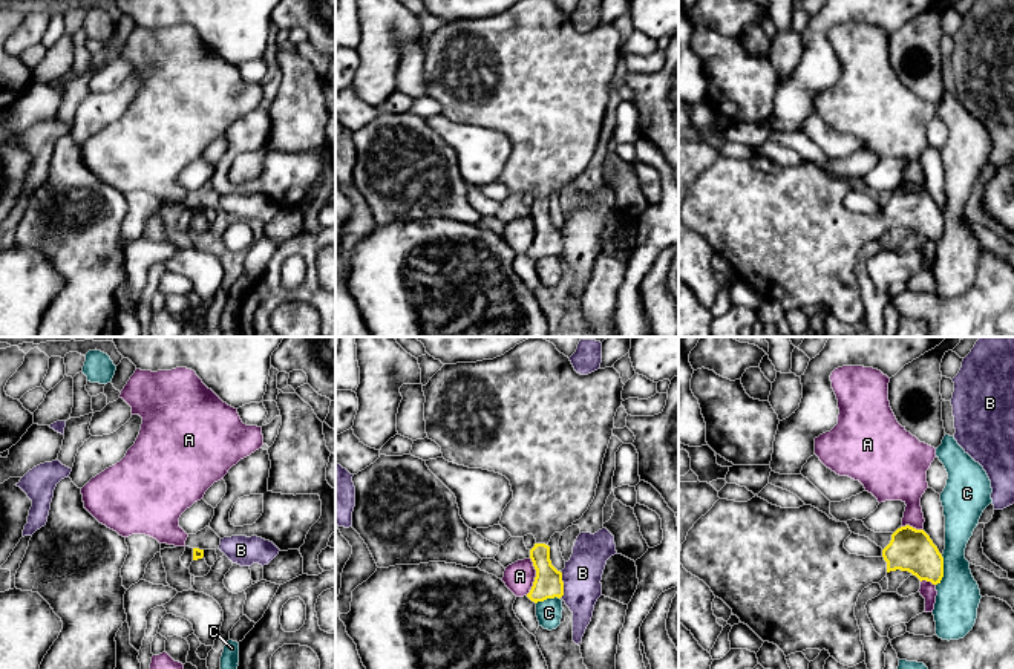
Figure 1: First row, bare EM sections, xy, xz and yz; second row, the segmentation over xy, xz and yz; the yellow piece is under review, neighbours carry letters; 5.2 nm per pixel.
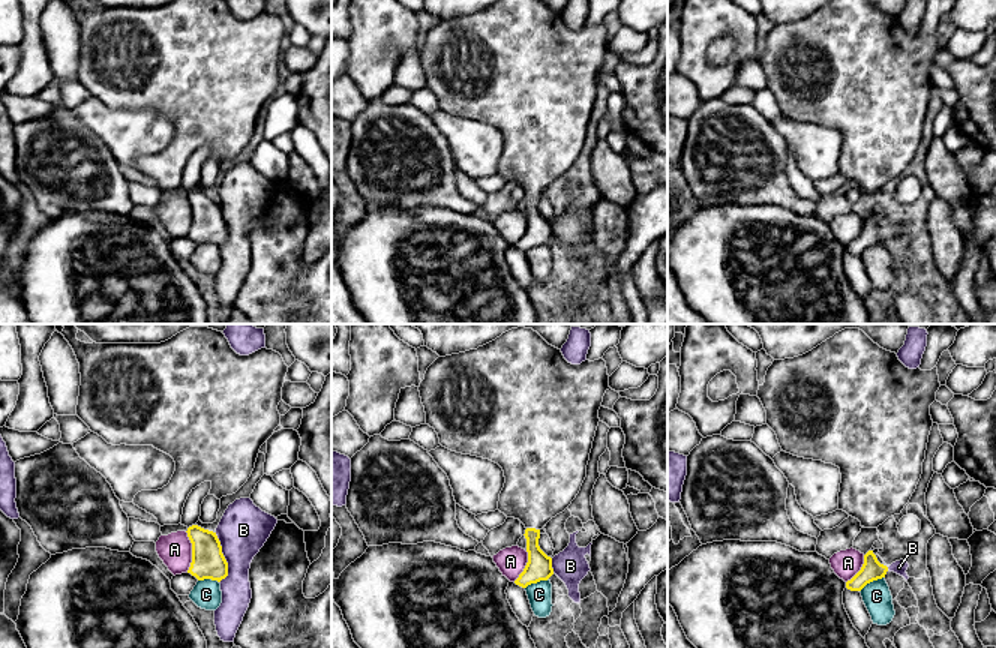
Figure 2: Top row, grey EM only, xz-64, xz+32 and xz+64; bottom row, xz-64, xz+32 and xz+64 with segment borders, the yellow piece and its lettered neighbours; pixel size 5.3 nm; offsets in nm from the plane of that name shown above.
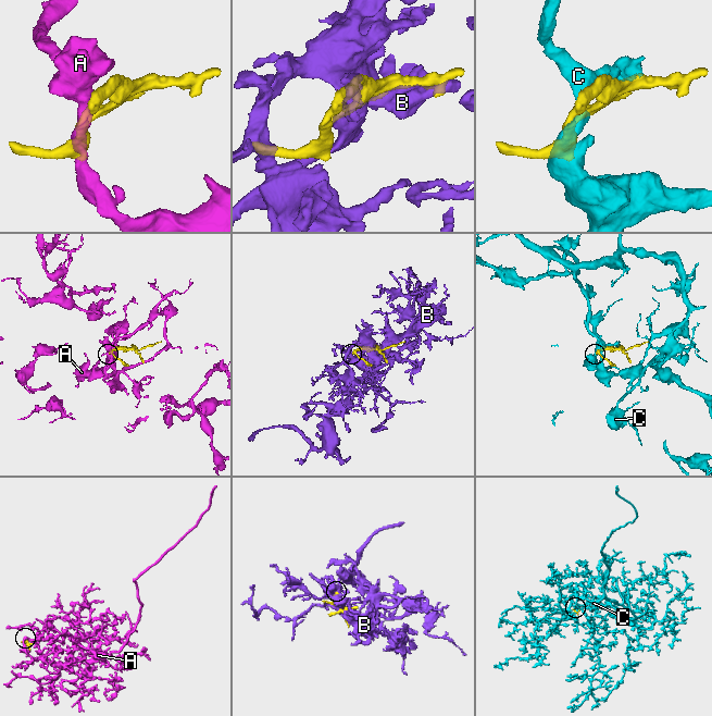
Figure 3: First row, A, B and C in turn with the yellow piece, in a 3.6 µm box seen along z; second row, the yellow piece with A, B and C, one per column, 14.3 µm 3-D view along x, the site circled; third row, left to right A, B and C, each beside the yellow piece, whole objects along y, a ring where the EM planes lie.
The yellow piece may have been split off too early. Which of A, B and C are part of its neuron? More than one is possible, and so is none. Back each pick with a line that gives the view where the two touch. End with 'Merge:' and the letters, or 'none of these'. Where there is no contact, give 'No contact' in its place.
Merge: none of these

